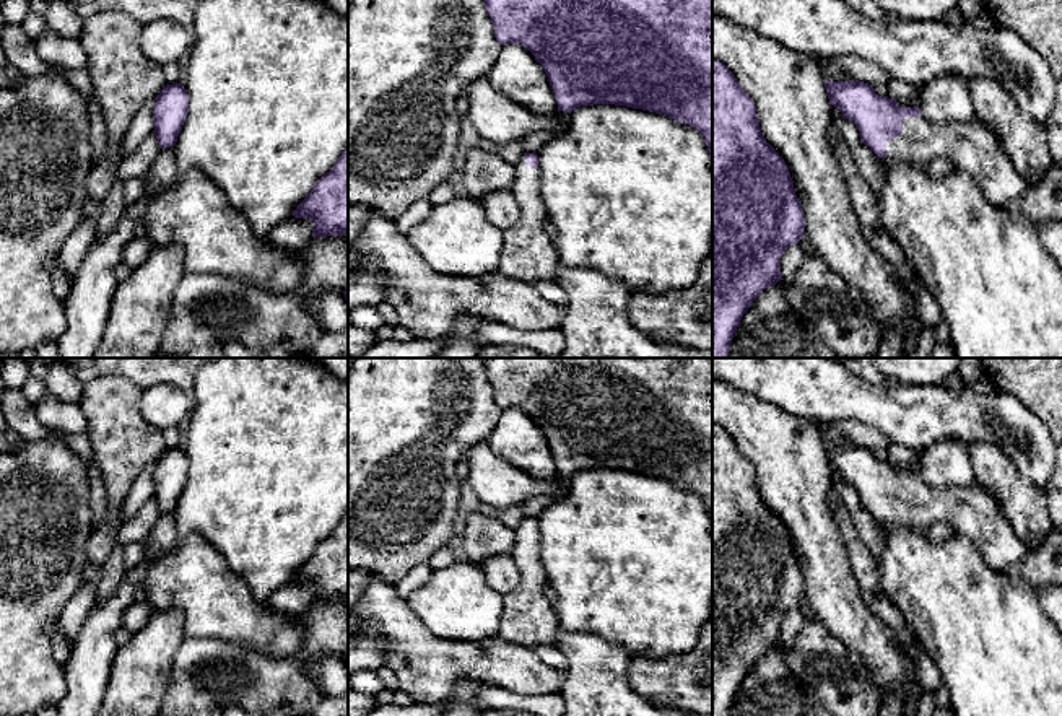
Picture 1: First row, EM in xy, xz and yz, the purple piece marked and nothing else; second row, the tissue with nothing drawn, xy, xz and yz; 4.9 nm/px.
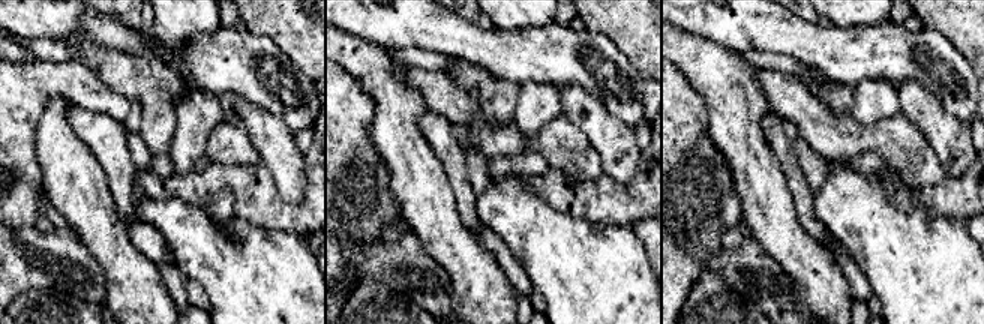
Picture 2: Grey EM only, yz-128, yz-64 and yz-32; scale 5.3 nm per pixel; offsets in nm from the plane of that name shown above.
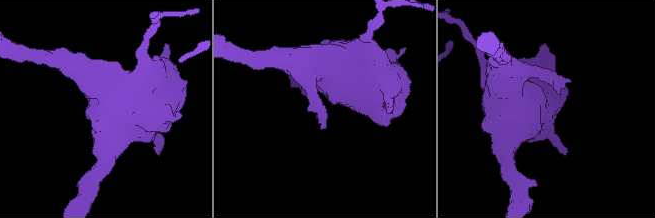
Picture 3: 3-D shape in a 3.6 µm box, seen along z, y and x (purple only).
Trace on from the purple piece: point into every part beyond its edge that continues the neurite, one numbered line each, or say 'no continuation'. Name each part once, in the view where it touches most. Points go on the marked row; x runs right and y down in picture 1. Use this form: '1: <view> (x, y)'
1: yz (971, 147)

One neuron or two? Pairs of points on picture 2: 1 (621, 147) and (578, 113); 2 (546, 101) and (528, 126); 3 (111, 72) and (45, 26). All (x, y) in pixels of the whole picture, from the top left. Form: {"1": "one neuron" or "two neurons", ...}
{"1": "one neuron", "2": "one neuron", "3": "two neurons"}

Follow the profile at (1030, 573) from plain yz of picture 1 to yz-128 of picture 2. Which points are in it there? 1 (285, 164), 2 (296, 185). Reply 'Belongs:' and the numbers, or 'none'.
Belongs: none

